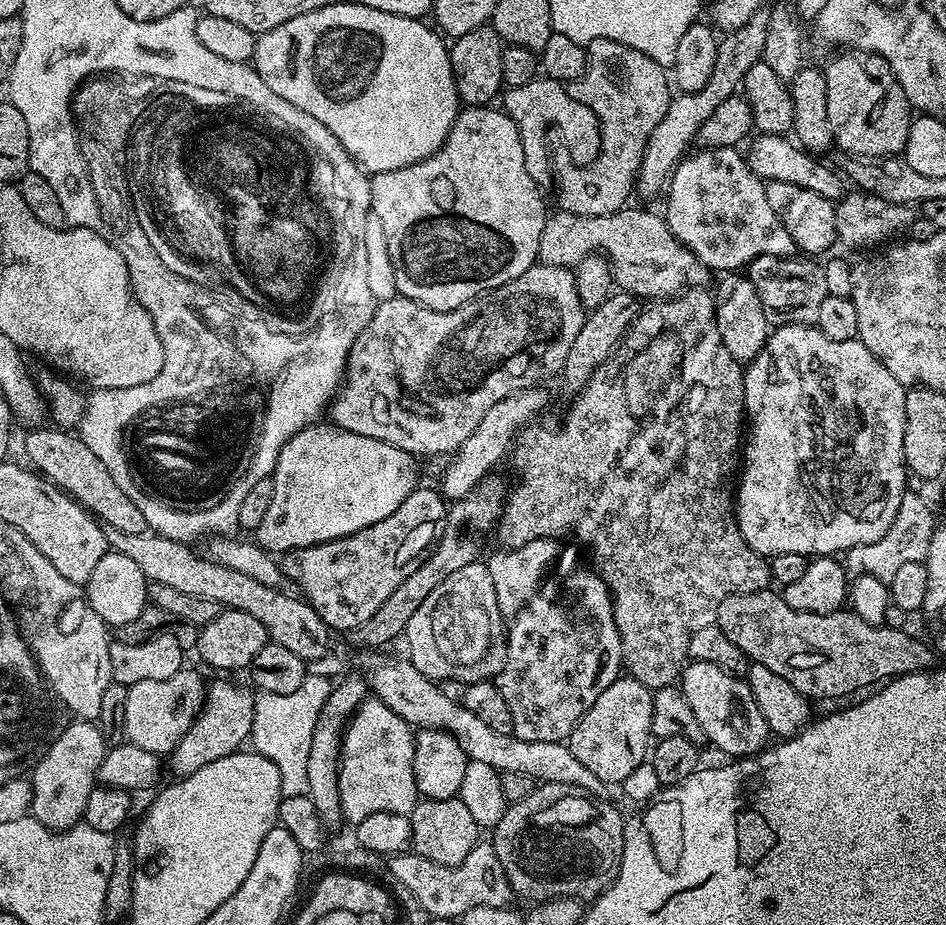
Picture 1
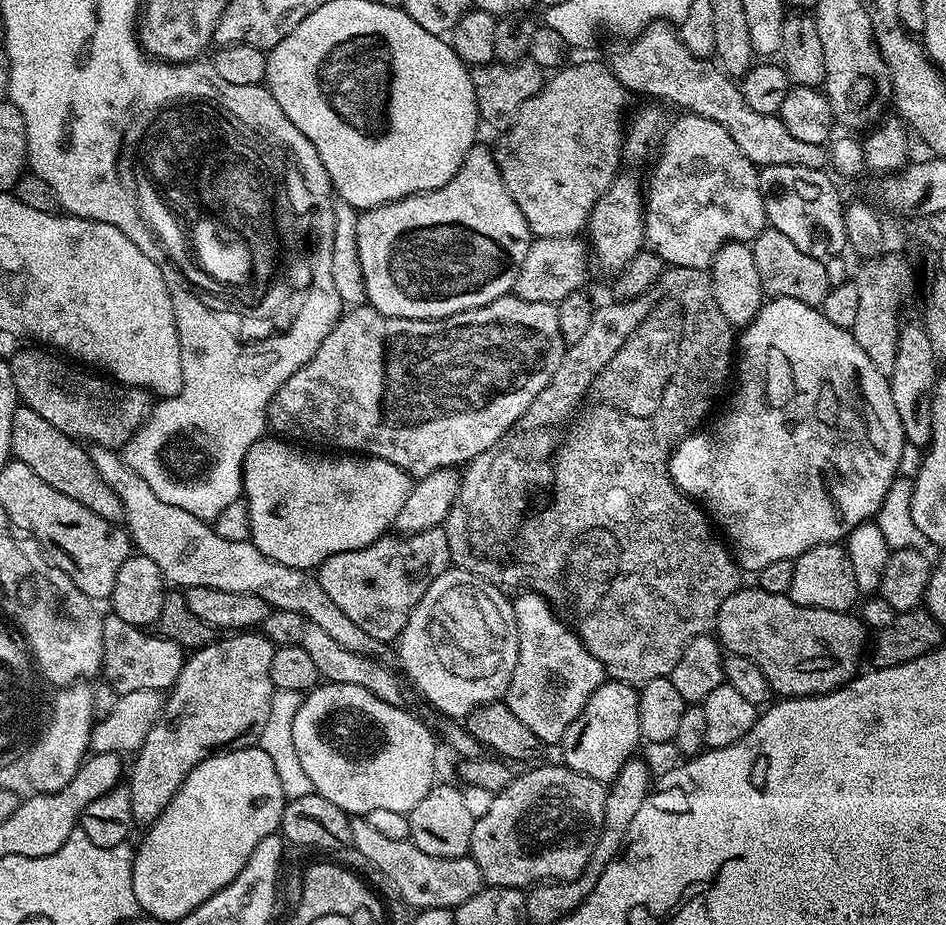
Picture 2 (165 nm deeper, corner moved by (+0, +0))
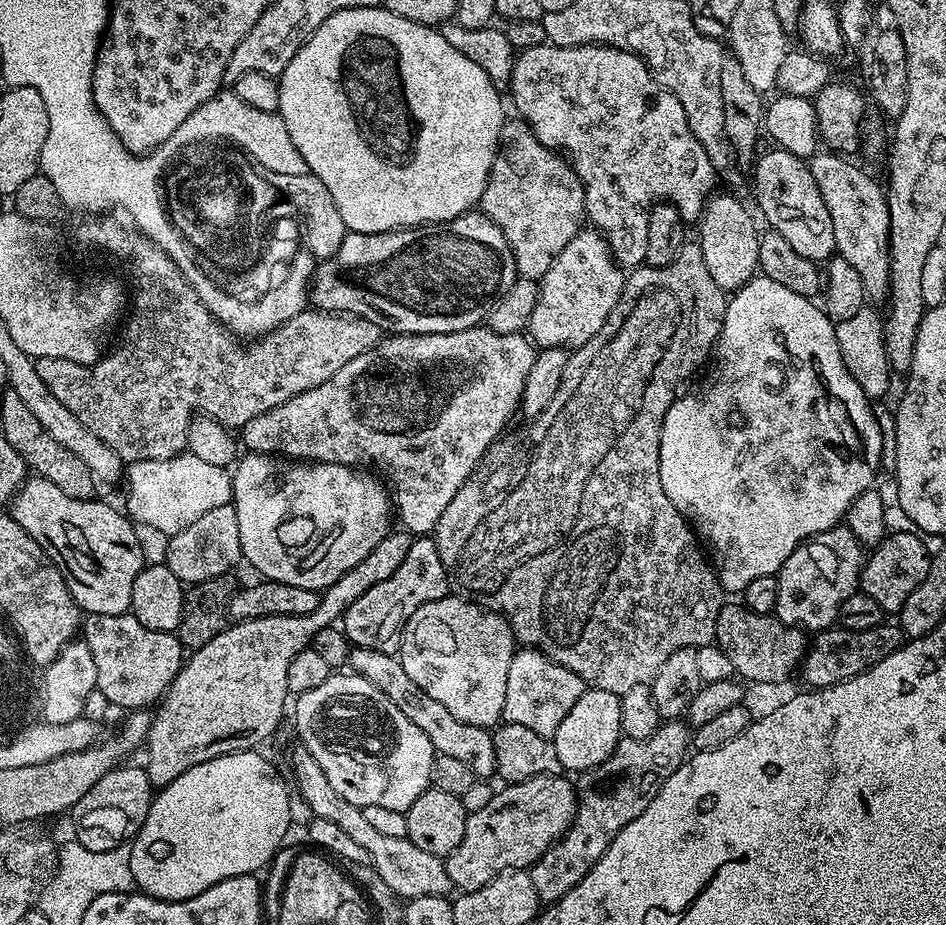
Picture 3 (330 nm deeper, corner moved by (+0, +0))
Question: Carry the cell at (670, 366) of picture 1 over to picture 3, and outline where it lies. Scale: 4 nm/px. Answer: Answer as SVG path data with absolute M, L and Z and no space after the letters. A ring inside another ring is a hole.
M685 243L684 249L678 258L674 258L674 262L670 262L670 266L633 267L627 273L624 289L614 310L610 310L610 318L606 318L602 330L598 330L590 342L569 355L562 382L554 398L550 398L550 406L546 406L541 416L529 423L532 425L521 438L520 445L510 449L508 456L501 460L493 464L485 463L484 472L483 468L473 472L460 487L458 494L450 498L450 506L442 510L442 518L438 518L436 523L434 539L438 546L438 558L442 558L442 566L448 572L449 581L455 587L457 584L465 588L460 590L482 607L503 616L512 628L513 637L521 645L539 648L566 670L574 670L574 674L578 674L578 678L582 678L587 687L622 694L639 684L651 685L654 674L658 674L658 666L662 666L662 662L666 662L674 650L697 649L715 641L716 619L726 603L726 593L692 525L677 510L674 502L666 498L666 490L662 490L660 435L662 422L678 393L709 363L727 309L726 293L720 289L718 282L714 282L714 278L710 278L710 270L706 270L706 258L702 258L699 243Z

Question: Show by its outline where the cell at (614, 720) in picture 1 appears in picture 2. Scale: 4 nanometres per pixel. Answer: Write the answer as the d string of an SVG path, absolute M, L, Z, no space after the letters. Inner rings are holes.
M609 679L594 694L590 702L582 706L582 714L566 726L566 734L560 739L558 751L561 752L565 768L578 774L586 774L601 782L615 780L618 770L627 760L633 759L636 744L641 743L638 726L638 702L640 693L633 685L623 684L621 680Z

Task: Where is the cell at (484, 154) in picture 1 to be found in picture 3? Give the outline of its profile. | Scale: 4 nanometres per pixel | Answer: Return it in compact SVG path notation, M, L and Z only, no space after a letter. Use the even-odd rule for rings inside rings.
M479 210L465 212L463 216L454 218L446 224L422 224L419 228L397 228L394 232L379 232L378 234L362 234L361 232L349 232L344 237L342 246L338 246L338 254L329 260L321 260L315 265L315 273L310 280L310 300L319 311L322 312L342 312L349 316L361 316L363 320L369 320L372 324L377 324L381 330L391 330L396 334L446 334L447 332L457 332L467 328L475 328L487 317L490 306L514 282L518 279L514 254L498 226L489 216L484 215Z

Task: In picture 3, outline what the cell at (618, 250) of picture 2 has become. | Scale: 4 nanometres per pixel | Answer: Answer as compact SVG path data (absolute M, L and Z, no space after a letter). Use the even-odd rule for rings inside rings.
M582 230L554 258L550 270L538 281L540 293L534 302L534 314L528 319L527 335L537 349L580 348L610 318L610 310L624 289L626 272L612 254L608 241L596 230Z

